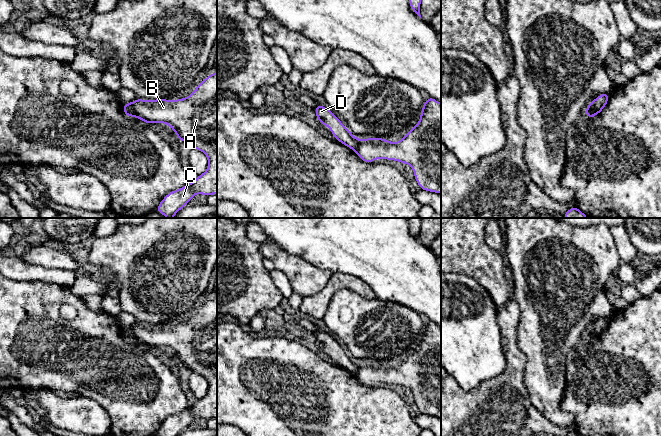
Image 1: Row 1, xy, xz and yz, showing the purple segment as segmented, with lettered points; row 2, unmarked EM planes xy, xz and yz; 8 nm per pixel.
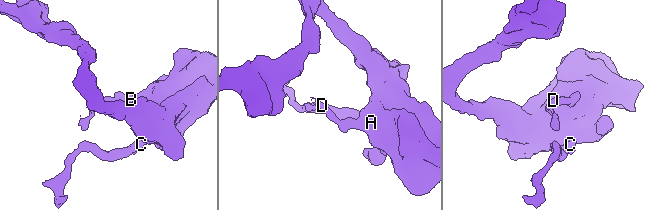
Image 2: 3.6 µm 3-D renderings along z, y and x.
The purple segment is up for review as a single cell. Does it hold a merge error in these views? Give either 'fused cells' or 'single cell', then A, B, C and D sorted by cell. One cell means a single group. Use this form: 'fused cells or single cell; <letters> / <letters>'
fused cells; A B C / D

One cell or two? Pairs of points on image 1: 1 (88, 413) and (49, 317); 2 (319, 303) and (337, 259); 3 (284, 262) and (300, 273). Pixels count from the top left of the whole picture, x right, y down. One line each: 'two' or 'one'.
1: two
2: two
3: one

